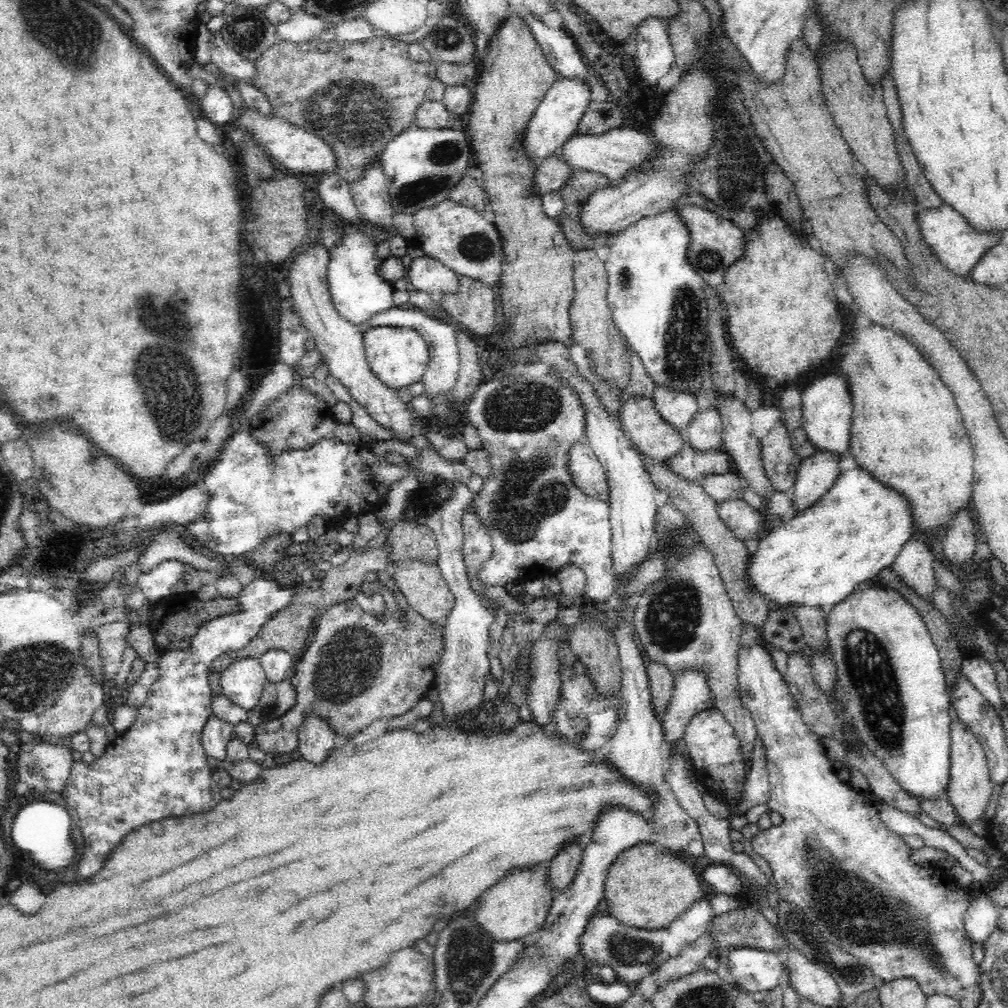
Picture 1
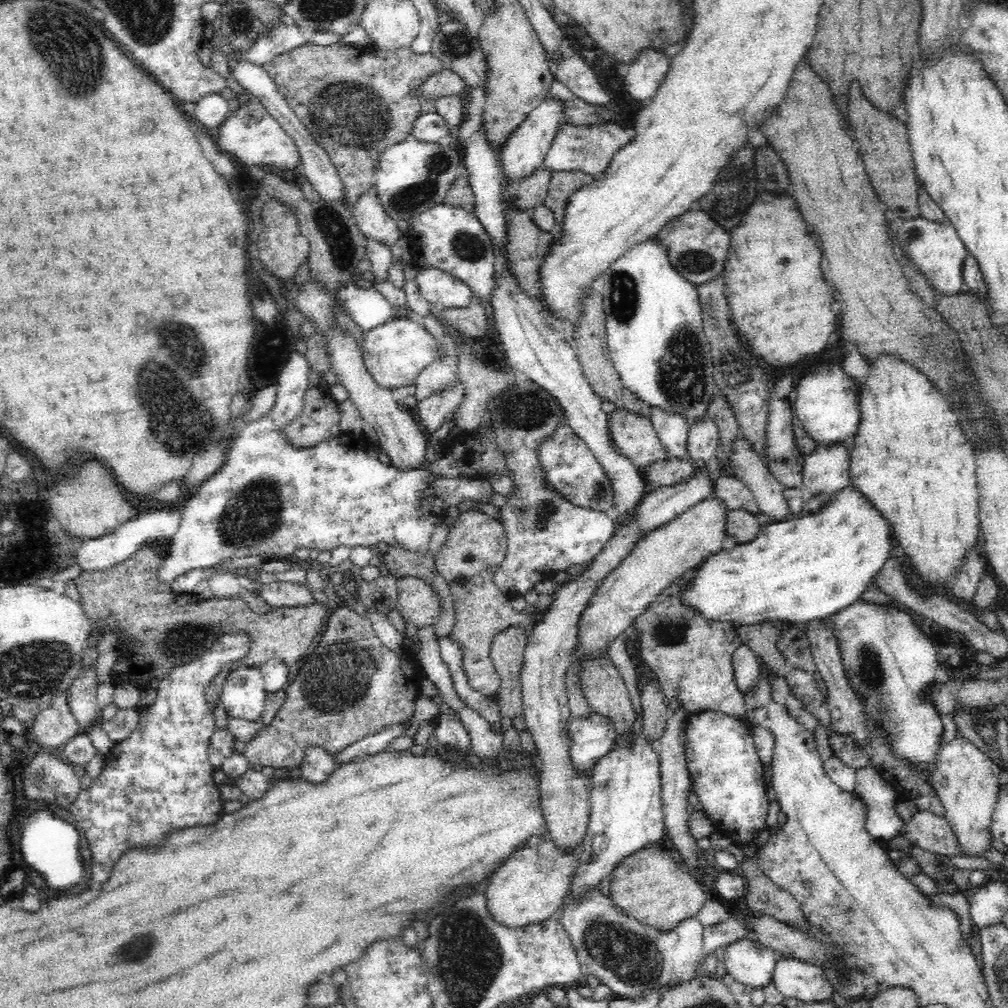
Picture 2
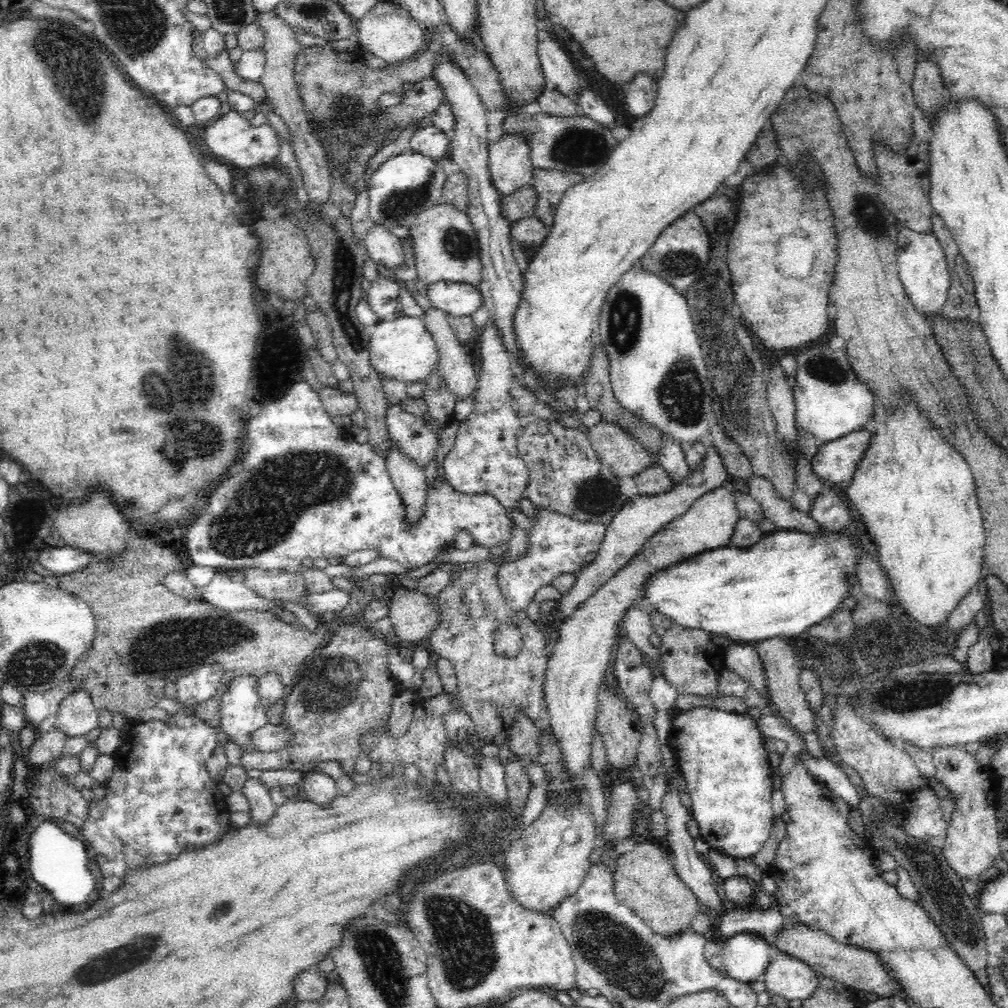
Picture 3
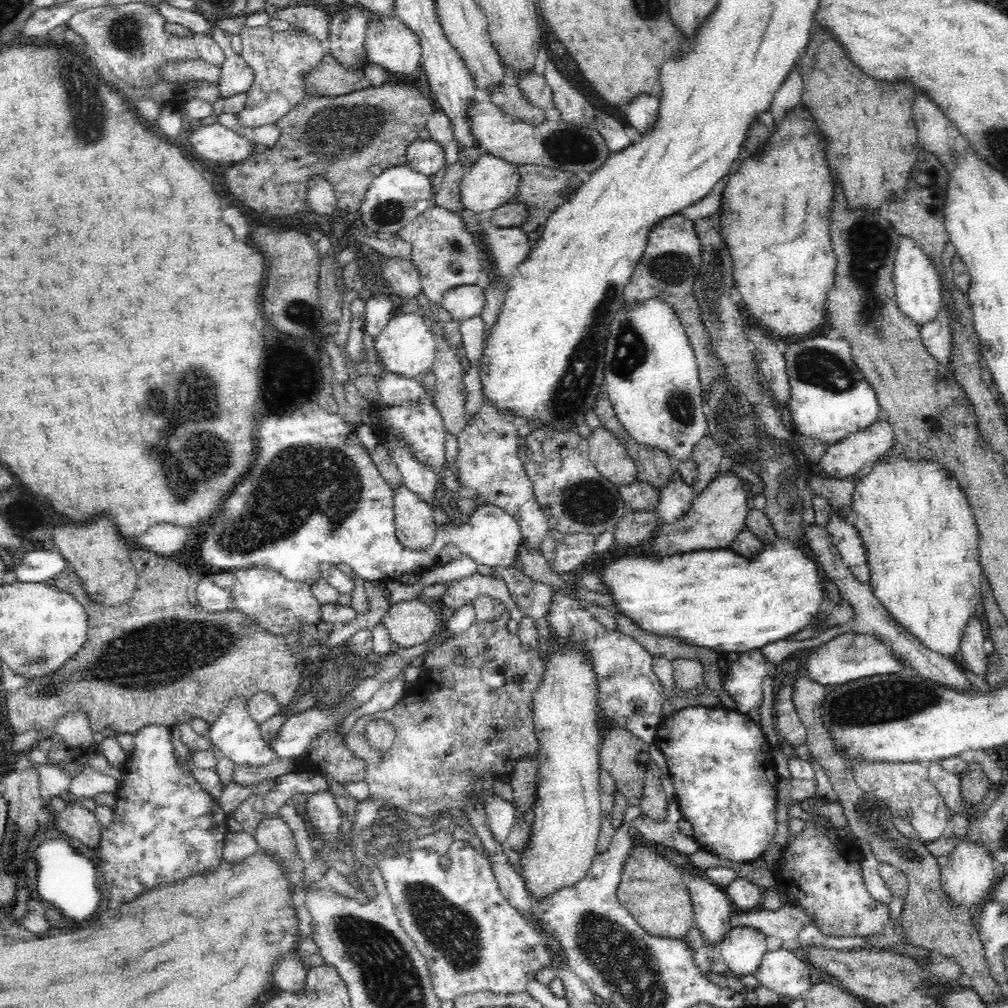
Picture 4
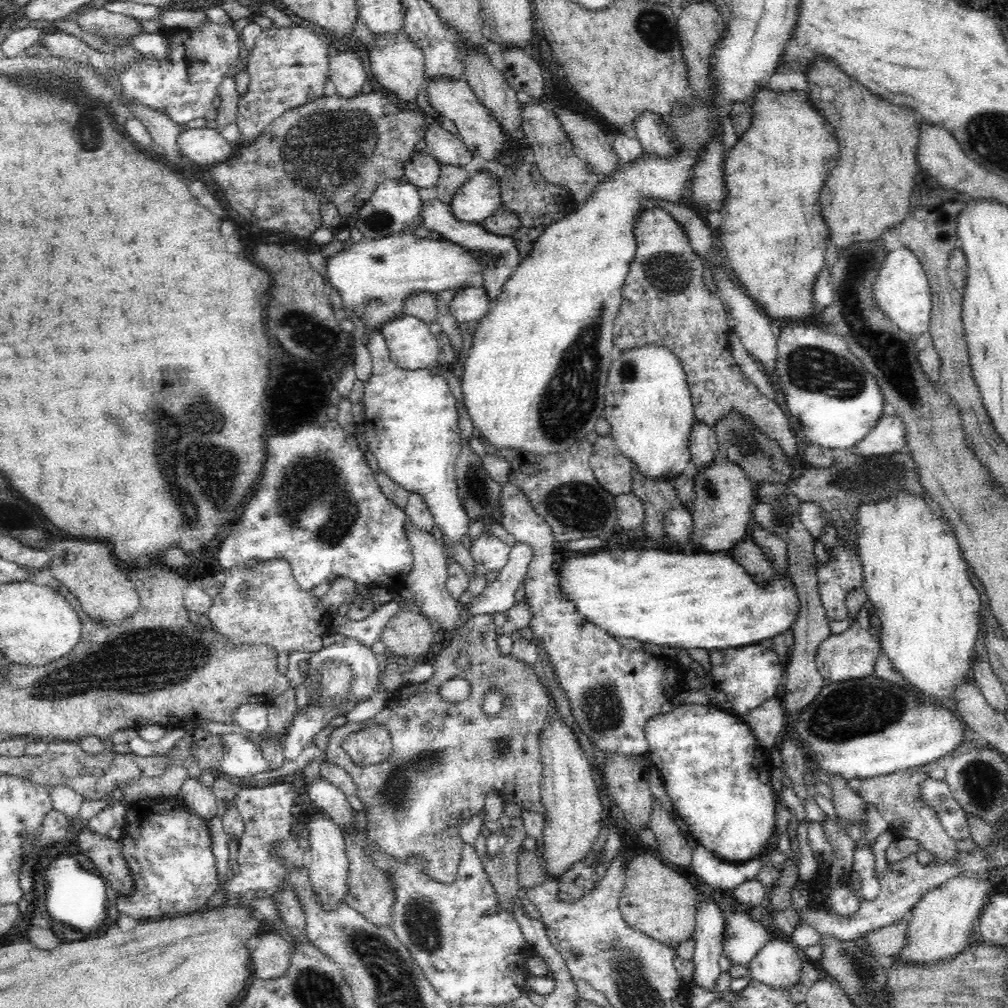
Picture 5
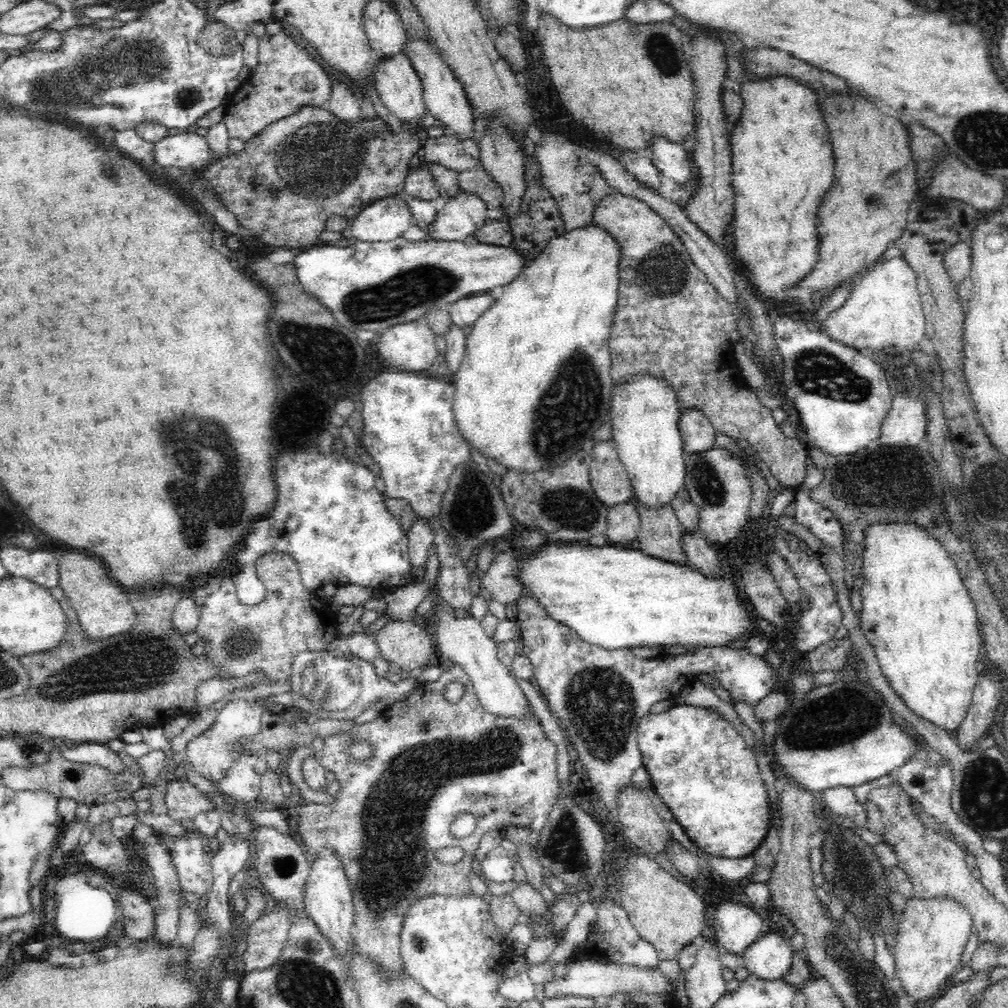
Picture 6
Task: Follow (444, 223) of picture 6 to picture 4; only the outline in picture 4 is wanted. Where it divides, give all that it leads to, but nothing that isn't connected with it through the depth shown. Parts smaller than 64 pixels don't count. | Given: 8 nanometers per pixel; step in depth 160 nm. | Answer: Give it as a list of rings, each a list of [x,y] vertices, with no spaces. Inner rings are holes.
[[[486,152],[479,156],[478,160],[464,176],[460,193],[462,193],[462,202],[466,212],[480,214],[489,213],[501,204],[513,200],[516,190],[520,186],[520,173],[518,173],[518,165],[514,161],[508,161],[504,157],[492,155]]]

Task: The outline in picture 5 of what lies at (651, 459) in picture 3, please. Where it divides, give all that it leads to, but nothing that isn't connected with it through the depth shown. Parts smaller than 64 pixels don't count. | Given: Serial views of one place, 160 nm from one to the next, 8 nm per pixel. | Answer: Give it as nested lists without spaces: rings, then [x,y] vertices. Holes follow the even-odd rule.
[[[612,435],[599,436],[594,442],[589,465],[596,480],[612,495],[632,490],[633,462],[620,451]]]

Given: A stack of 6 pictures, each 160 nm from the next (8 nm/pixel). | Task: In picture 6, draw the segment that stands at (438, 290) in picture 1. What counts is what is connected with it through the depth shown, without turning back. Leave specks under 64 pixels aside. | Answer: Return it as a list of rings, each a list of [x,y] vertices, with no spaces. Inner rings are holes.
[[[478,292],[478,294],[459,298],[456,302],[446,306],[446,310],[452,322],[457,326],[472,327],[494,302],[495,298],[489,292]]]

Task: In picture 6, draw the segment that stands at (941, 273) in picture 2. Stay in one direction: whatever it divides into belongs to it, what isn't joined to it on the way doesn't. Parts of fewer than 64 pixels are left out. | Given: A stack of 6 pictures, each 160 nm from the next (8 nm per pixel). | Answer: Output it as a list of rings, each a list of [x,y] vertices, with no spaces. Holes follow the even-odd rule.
[[[903,256],[880,260],[856,278],[852,292],[846,303],[838,310],[827,315],[824,323],[827,334],[836,341],[856,348],[861,352],[876,352],[880,349],[898,347],[900,351],[912,350],[926,343],[926,324],[923,305],[918,290],[918,279],[914,269]]]

